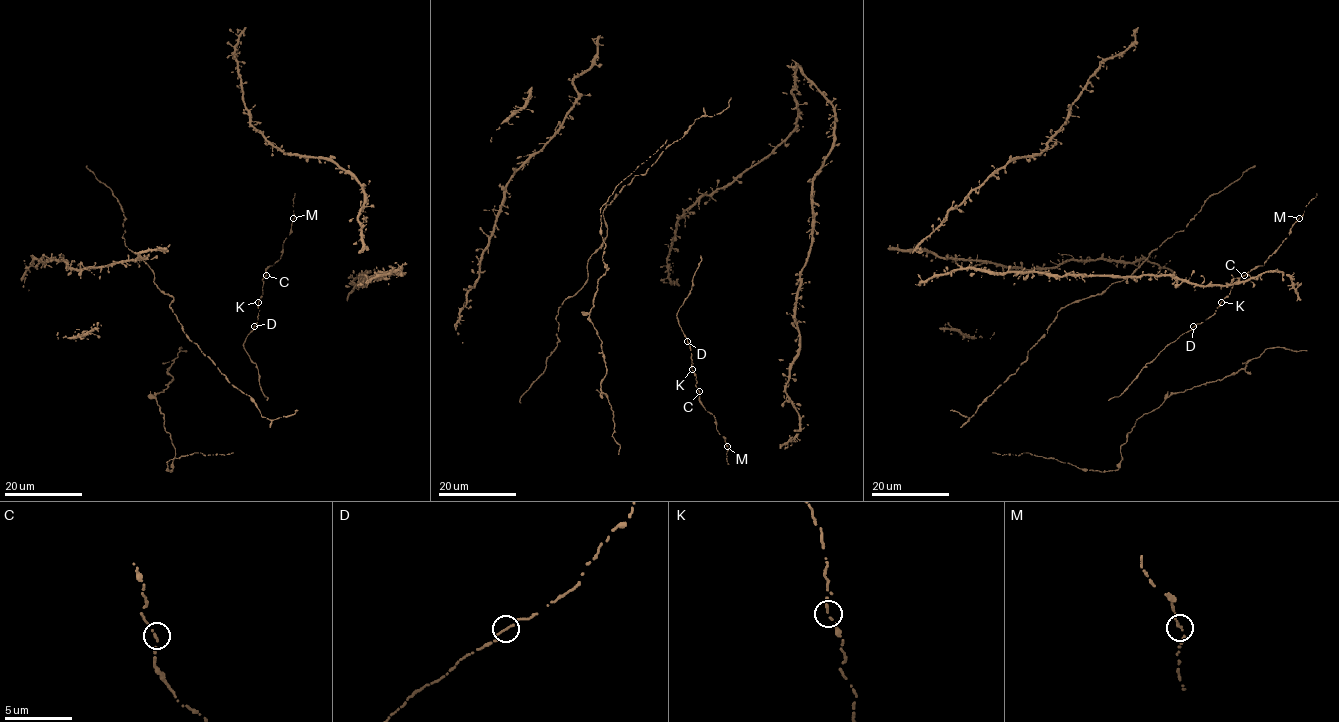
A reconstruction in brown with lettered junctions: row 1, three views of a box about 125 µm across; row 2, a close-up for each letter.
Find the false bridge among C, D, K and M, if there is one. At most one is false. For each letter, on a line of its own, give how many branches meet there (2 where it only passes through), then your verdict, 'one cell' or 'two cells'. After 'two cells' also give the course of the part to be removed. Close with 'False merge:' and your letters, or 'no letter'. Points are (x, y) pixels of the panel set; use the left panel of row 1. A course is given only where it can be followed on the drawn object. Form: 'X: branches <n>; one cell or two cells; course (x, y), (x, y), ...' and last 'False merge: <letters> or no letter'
C: branches 2; one cell
D: branches 2; one cell
K: branches 2; one cell
M: branches 2; one cell
False merge: no letter

